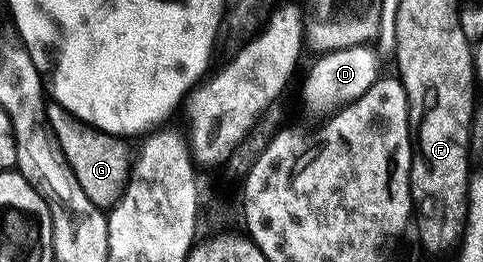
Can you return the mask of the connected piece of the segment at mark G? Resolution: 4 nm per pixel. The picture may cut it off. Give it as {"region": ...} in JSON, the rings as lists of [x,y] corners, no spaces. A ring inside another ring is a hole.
{"region":[[[53,100],[45,103],[44,115],[60,154],[78,178],[86,196],[100,209],[111,209],[122,195],[129,174],[130,152],[128,154],[125,146],[127,143],[75,120],[70,112]]]}

